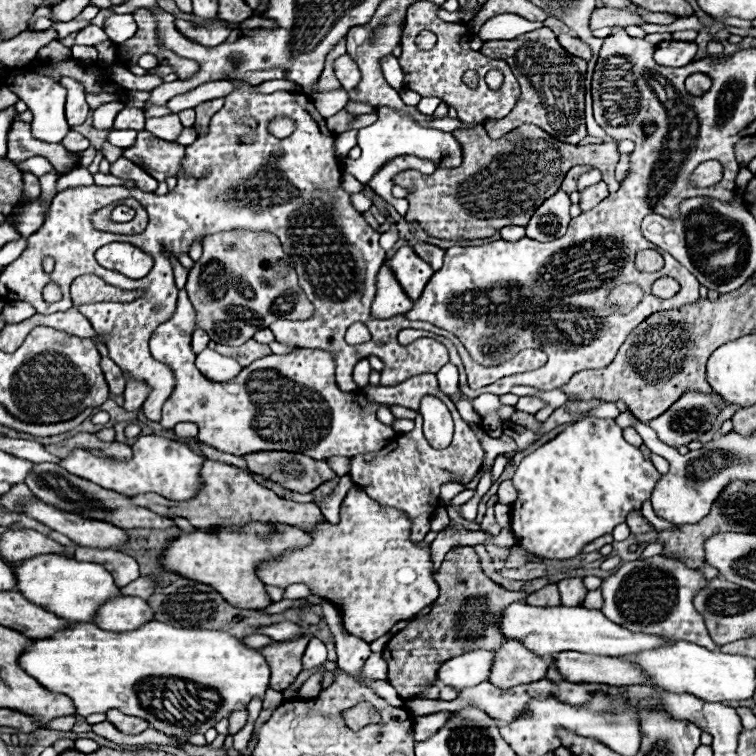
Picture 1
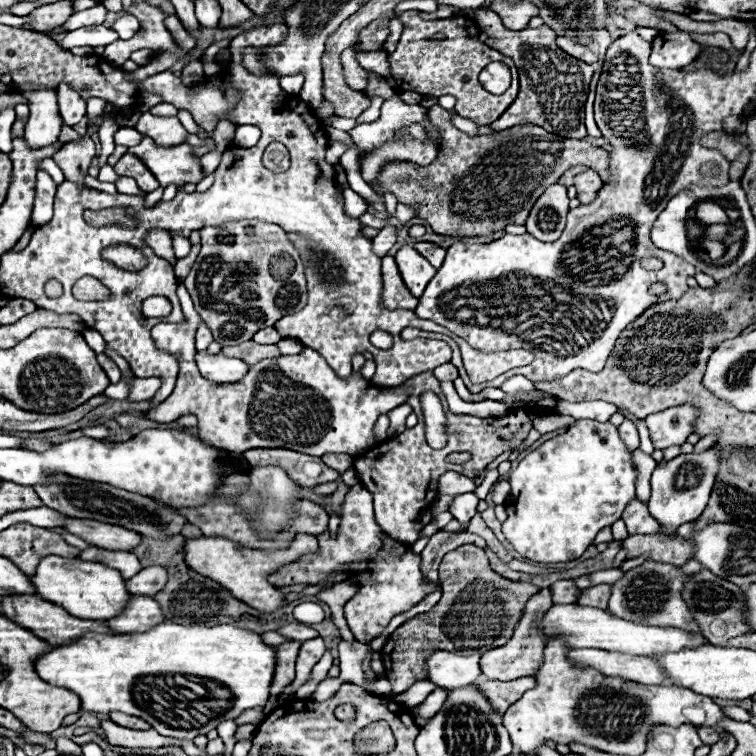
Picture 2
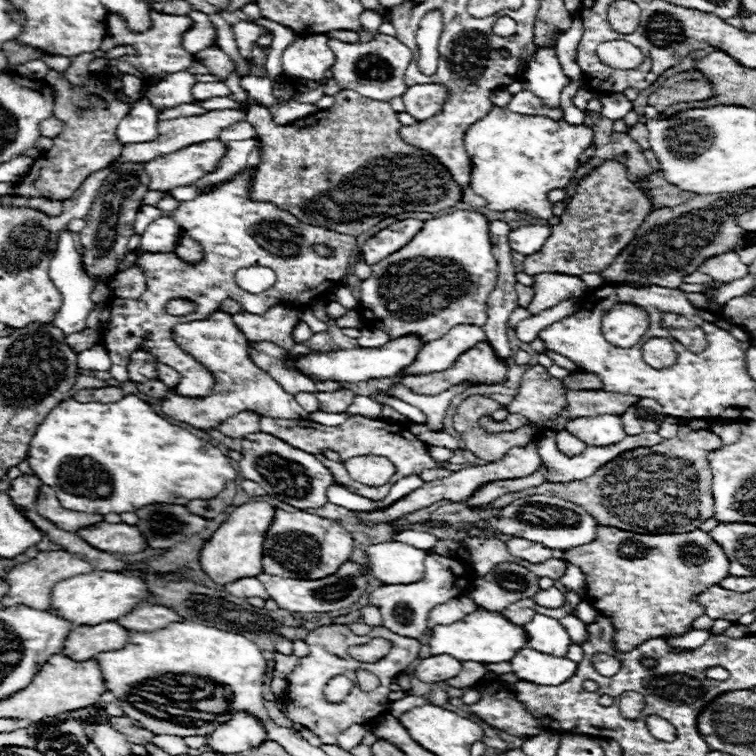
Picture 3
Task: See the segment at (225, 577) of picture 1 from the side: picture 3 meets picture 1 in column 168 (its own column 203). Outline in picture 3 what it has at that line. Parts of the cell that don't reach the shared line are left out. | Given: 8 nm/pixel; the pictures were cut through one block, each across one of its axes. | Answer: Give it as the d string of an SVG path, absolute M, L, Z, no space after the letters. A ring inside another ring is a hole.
M248 502L252 506L236 506L234 512L218 526L200 550L202 570L220 586L226 586L242 576L258 576L262 572L262 544L268 526L274 518L274 508L268 502Z

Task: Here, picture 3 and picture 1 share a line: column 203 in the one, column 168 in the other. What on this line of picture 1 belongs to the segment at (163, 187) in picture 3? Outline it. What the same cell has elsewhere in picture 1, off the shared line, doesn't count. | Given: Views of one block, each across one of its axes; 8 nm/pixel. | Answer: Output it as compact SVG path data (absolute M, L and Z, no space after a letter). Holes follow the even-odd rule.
M142 130L138 132L136 144L132 148L126 148L122 156L150 172L150 176L158 182L164 182L168 176L180 176L180 172L184 172L184 152L186 146L178 142L168 144L164 140L156 140L156 136Z

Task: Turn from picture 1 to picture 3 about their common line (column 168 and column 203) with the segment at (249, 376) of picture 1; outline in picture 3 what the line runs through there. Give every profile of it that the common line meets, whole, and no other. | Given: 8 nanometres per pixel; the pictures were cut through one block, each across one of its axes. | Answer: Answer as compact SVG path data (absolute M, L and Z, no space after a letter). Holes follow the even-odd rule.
M216 310L206 320L178 324L174 328L174 340L186 354L198 360L214 376L214 386L206 398L188 398L172 388L162 400L164 414L202 430L218 428L226 418L236 416L244 410L252 410L260 416L286 416L288 420L300 420L308 416L292 394L284 392L284 388L270 374L248 360L246 338L234 326L230 314Z

